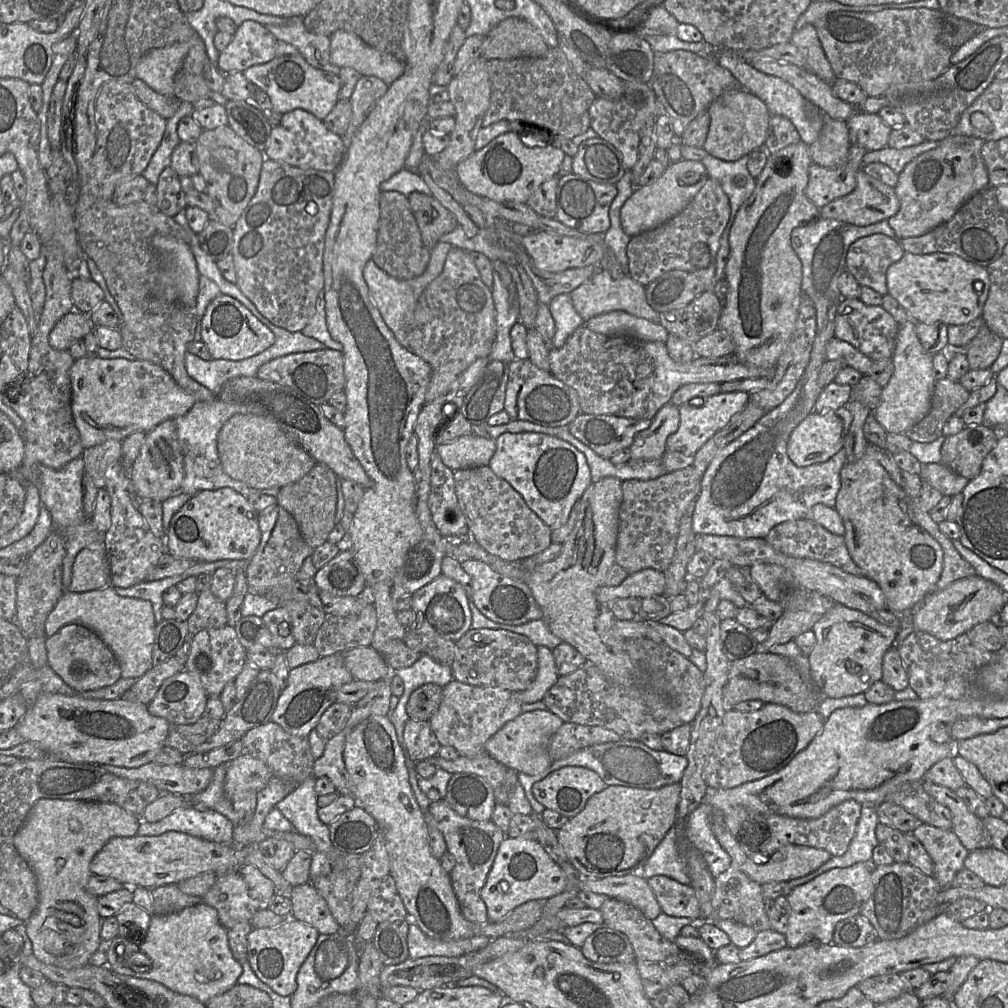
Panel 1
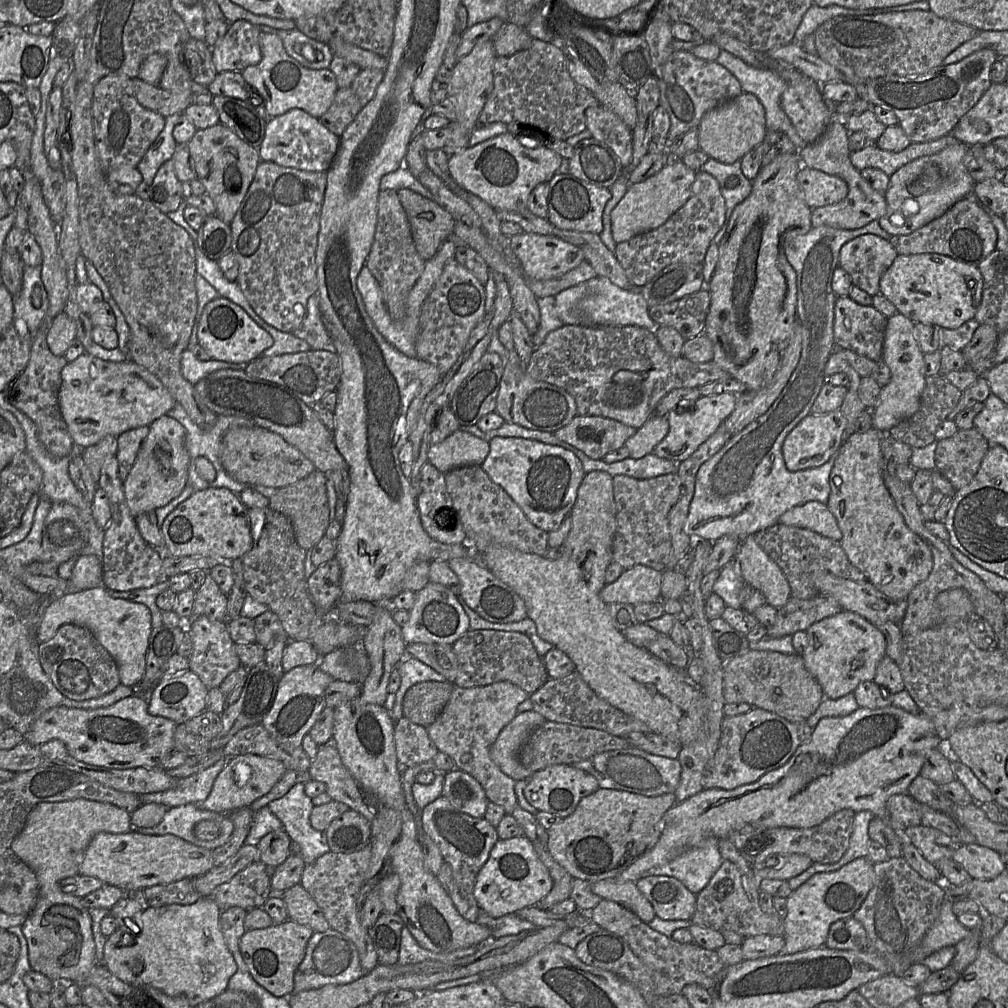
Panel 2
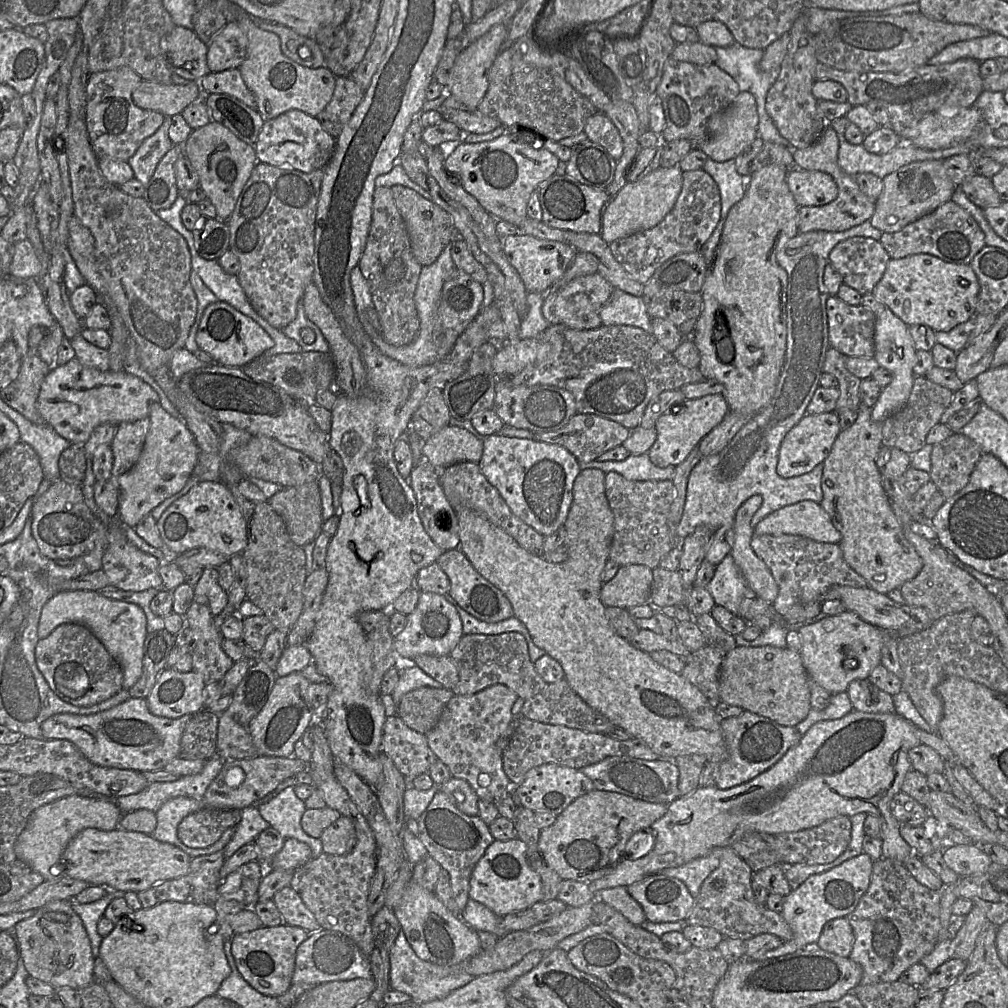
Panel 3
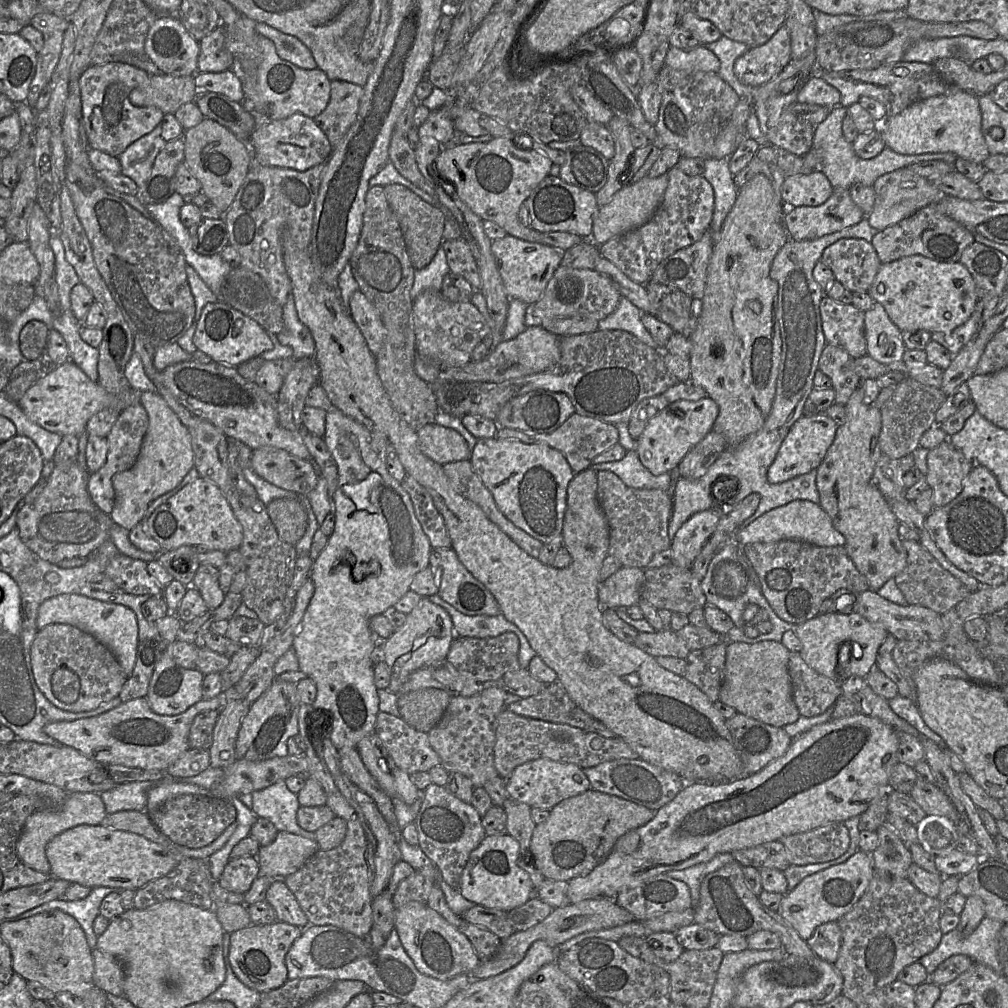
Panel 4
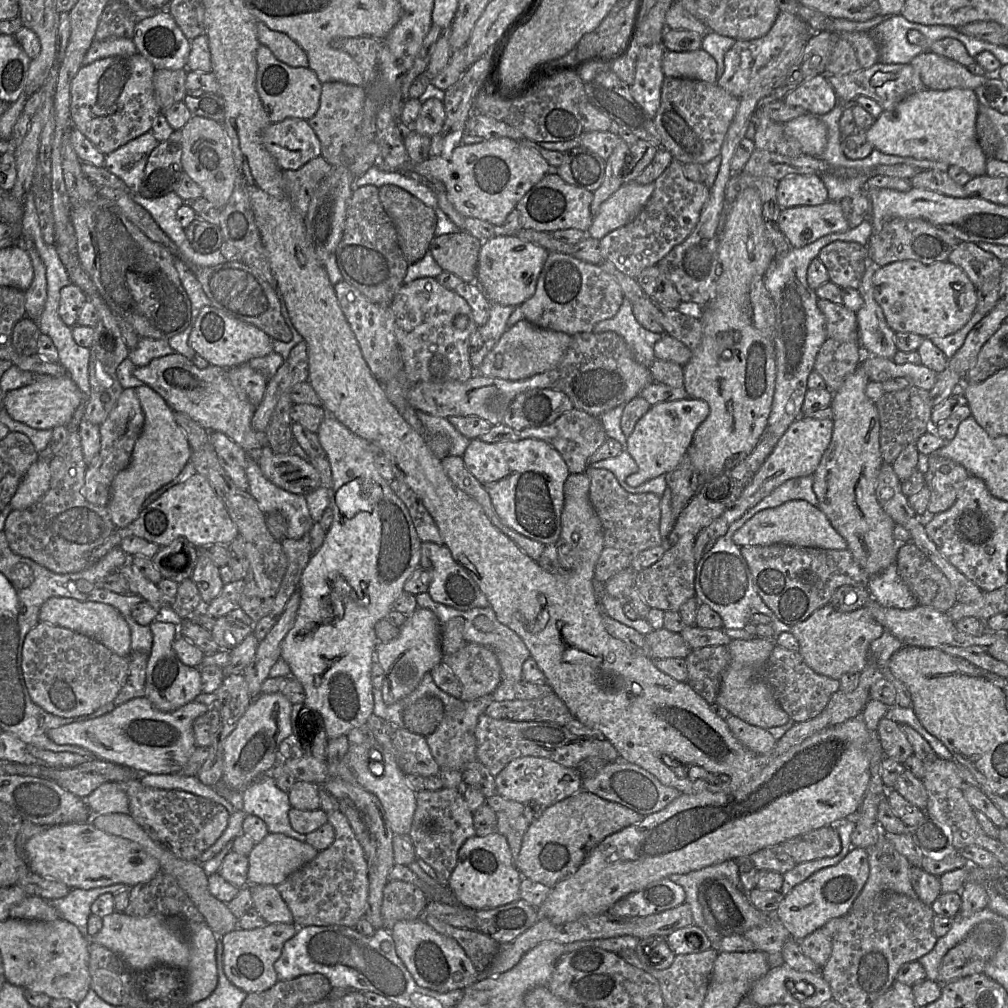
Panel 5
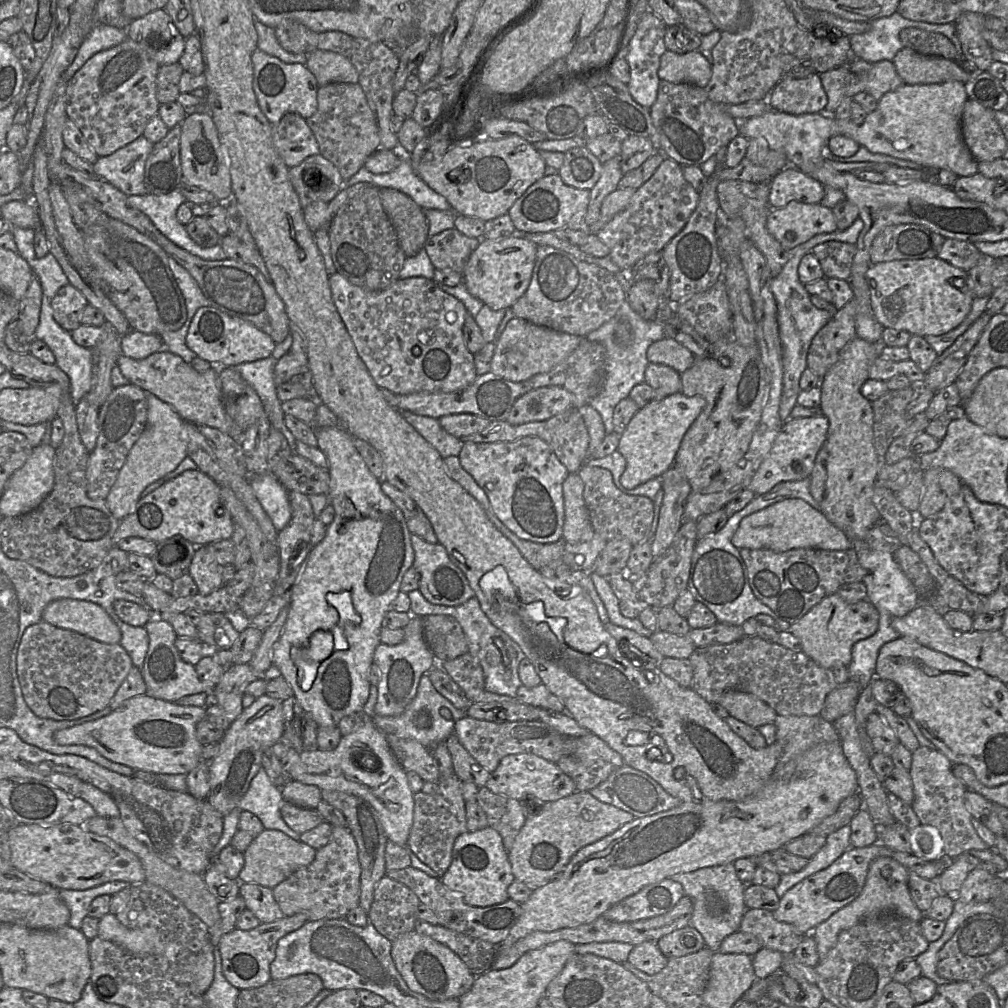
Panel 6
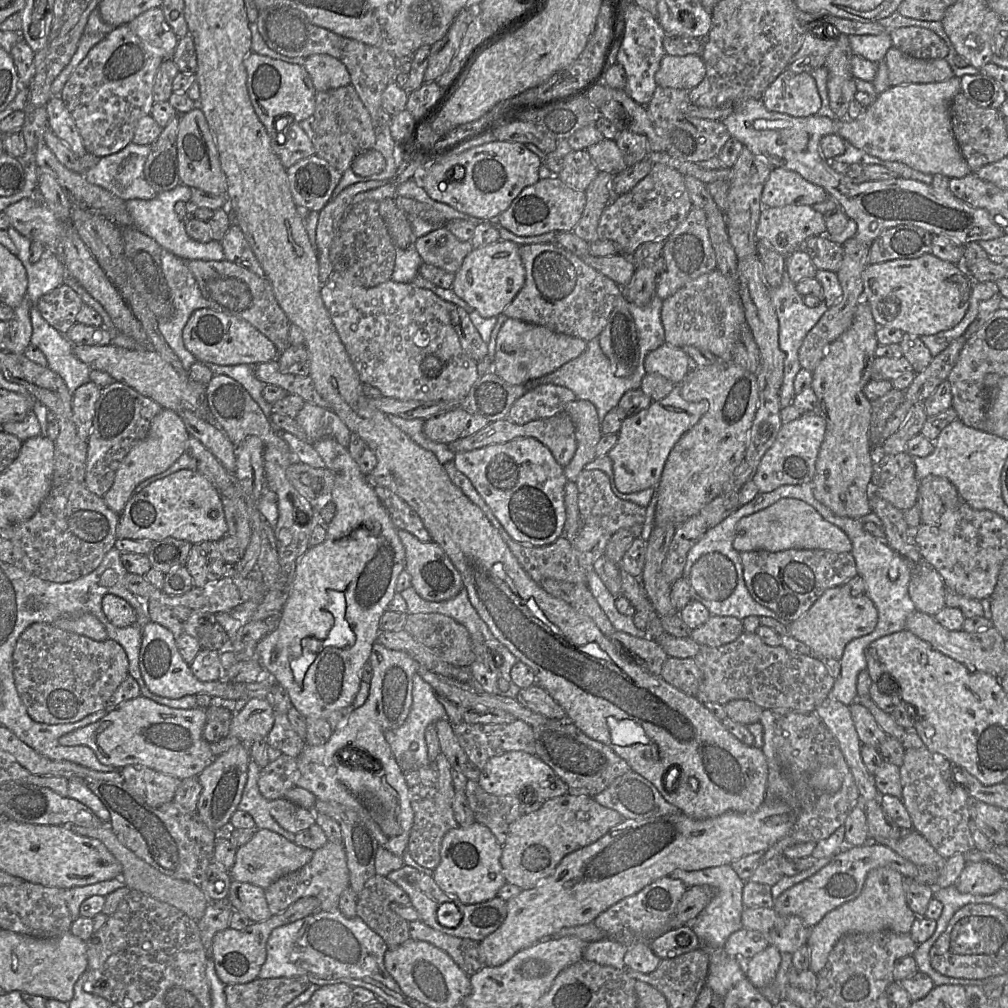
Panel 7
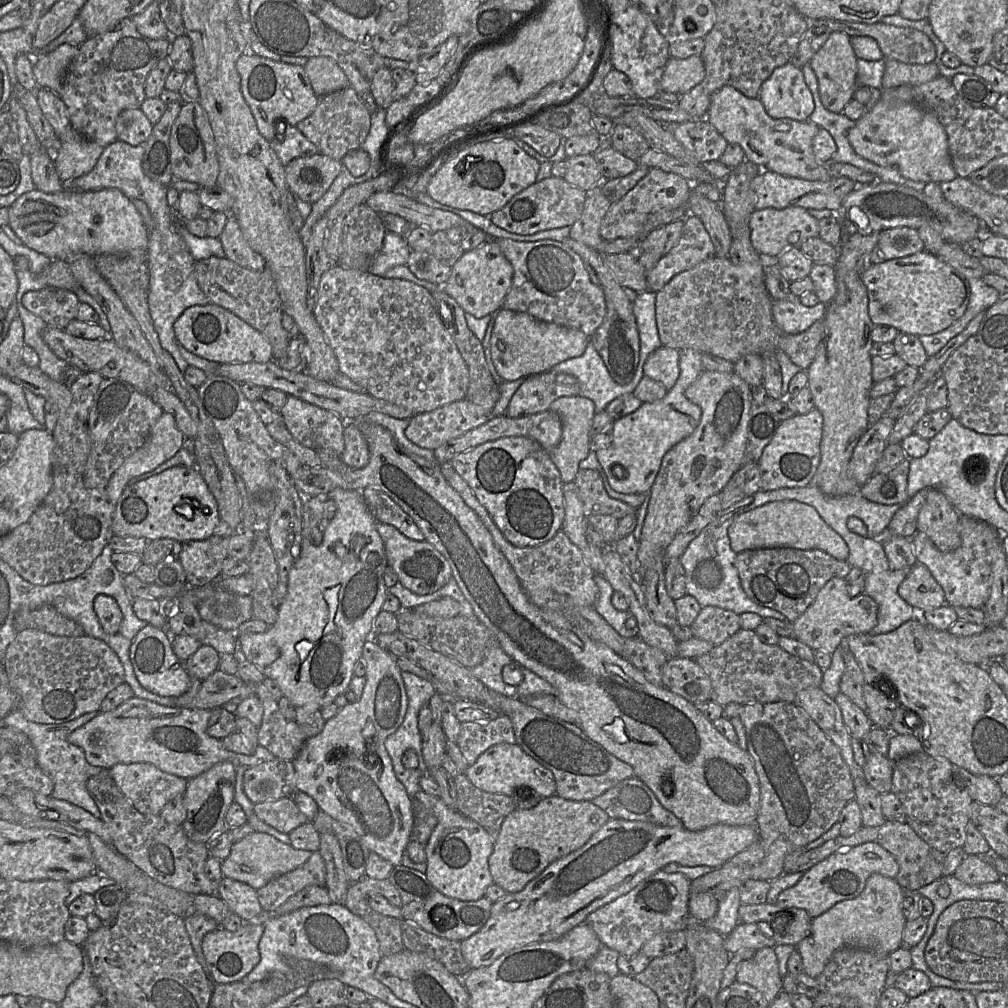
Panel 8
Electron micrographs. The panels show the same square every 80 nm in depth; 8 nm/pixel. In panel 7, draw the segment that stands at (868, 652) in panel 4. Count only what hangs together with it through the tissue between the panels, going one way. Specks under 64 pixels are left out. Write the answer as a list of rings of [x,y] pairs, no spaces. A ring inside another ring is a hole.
[[[843,586],[830,588],[798,620],[789,624],[789,634],[807,645],[812,656],[840,661],[845,646],[853,639],[874,631],[878,623],[878,610],[865,595],[850,596]]]

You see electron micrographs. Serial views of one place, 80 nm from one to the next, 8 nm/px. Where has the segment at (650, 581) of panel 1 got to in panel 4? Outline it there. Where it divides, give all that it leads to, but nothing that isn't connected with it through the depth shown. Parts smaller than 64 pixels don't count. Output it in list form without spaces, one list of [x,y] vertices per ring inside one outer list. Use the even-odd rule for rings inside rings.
[[[621,567],[599,584],[598,599],[603,609],[628,608],[642,599],[644,569]]]

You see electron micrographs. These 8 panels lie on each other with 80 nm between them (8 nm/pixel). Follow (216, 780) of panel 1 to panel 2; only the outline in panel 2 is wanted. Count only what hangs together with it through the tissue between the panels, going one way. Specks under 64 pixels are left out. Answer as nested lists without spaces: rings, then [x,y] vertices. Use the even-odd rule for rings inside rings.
[[[222,758],[203,771],[181,778],[171,789],[142,794],[139,796],[140,801],[142,804],[163,804],[169,808],[189,803],[201,805],[210,794],[213,783],[226,762],[227,758]]]

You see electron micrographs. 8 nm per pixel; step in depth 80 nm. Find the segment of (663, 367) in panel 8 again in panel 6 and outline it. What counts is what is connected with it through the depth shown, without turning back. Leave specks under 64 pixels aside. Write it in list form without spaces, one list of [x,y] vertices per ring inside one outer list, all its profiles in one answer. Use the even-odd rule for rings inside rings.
[[[664,338],[653,343],[646,356],[650,364],[667,365],[680,374],[695,362],[695,356],[673,338]]]

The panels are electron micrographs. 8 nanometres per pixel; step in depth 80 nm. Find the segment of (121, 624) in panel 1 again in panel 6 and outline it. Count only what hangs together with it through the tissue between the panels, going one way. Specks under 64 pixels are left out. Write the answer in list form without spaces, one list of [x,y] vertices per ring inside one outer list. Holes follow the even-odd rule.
[[[58,599],[42,612],[42,620],[106,644],[120,644],[121,630],[99,605],[82,600]]]

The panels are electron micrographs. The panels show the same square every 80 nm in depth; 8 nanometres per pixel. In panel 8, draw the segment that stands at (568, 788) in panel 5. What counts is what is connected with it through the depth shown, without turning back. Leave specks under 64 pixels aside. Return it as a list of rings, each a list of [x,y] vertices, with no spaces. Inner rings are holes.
[[[502,743],[488,748],[464,774],[478,789],[493,794],[513,796],[525,790],[545,798],[555,795],[556,792],[553,773],[526,754],[516,743]]]

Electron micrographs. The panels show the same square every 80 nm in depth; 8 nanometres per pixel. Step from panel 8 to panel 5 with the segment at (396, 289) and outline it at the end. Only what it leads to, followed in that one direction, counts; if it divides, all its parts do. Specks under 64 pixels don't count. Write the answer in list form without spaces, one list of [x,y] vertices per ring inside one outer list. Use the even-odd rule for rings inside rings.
[[[434,278],[404,283],[388,305],[369,301],[345,280],[333,285],[339,305],[374,377],[385,383],[404,372],[409,383],[464,382],[473,377],[469,337],[478,330],[471,307]]]

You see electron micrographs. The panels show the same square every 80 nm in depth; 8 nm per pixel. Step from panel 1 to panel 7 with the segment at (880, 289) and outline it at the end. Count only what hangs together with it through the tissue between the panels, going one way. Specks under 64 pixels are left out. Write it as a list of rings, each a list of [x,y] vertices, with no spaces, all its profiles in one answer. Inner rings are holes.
[[[816,235],[808,238],[799,247],[807,253],[817,270],[837,272],[843,259],[843,247],[825,237]]]

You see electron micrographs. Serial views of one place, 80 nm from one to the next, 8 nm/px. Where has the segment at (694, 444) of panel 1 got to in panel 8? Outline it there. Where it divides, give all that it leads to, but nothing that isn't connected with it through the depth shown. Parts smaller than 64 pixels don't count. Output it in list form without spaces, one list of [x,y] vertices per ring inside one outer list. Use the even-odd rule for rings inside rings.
[[[679,349],[680,374],[664,398],[656,402],[642,403],[633,413],[614,421],[612,443],[595,451],[596,458],[613,490],[623,494],[648,493],[664,455],[696,429],[702,411],[686,398],[685,391],[705,370],[701,358],[702,353],[698,350]]]

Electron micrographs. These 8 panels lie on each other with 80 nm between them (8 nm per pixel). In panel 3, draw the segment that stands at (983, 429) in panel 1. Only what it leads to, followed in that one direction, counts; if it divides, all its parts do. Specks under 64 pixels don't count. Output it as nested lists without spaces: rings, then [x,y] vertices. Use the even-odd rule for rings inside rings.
[[[961,432],[933,445],[930,481],[947,500],[961,491],[982,456],[979,445]]]

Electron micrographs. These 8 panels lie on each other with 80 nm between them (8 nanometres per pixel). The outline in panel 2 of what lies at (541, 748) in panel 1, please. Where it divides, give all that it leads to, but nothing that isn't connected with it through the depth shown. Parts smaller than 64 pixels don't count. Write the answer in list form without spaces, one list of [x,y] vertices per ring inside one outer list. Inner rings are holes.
[[[535,711],[518,713],[501,730],[490,747],[493,762],[515,781],[529,778],[534,773],[522,765],[519,753],[531,733],[545,721],[547,720]]]

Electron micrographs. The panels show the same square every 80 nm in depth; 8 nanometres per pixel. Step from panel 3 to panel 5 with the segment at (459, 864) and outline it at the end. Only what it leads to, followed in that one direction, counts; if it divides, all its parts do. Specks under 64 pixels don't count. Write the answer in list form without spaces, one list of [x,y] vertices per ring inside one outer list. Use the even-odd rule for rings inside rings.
[[[444,787],[438,791],[424,790],[415,794],[417,806],[409,832],[415,854],[435,871],[437,881],[448,887],[457,864],[459,849],[467,839],[476,836],[472,811],[457,789]]]

